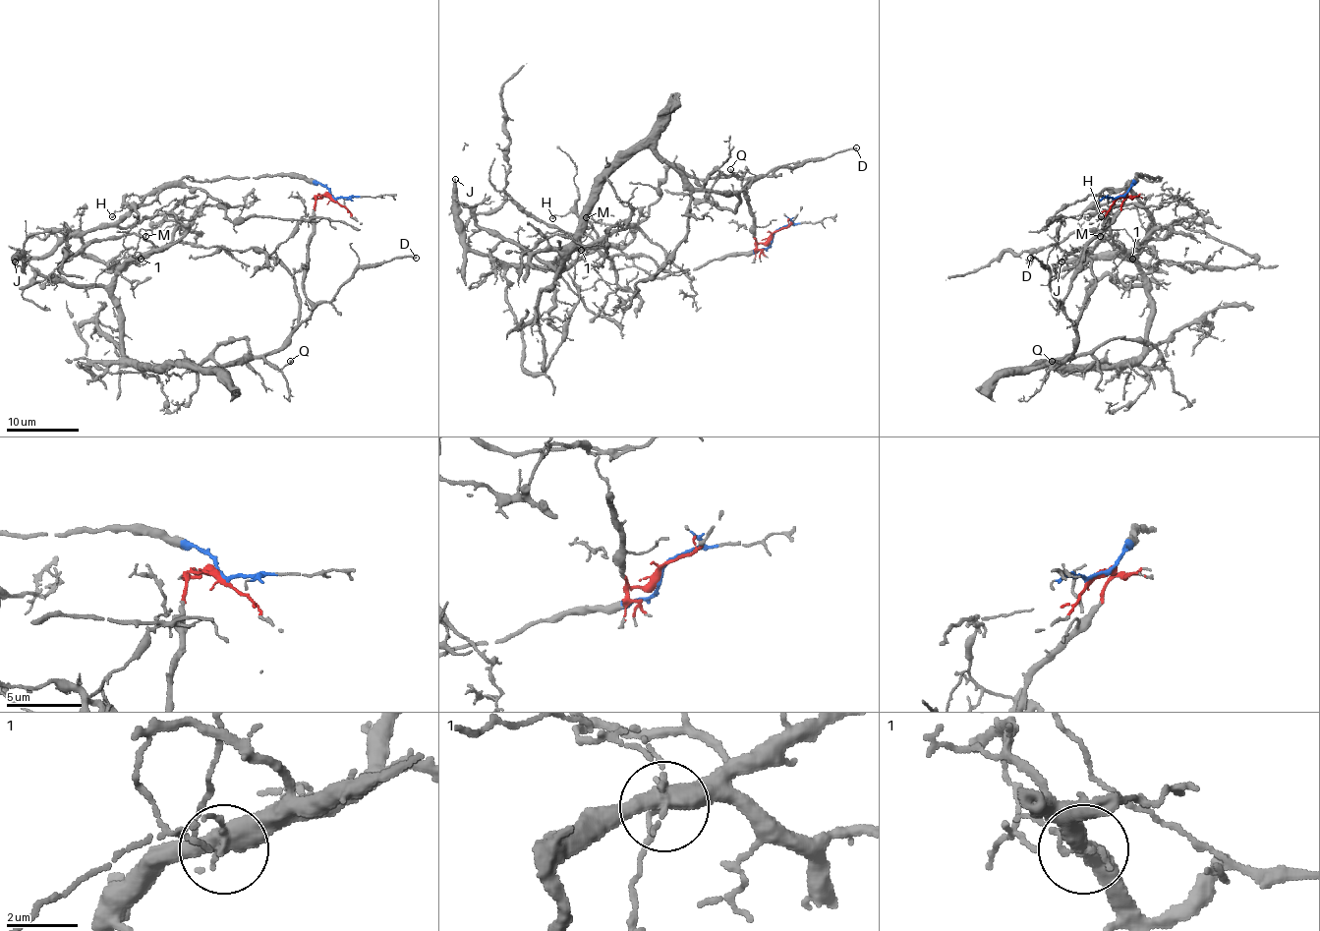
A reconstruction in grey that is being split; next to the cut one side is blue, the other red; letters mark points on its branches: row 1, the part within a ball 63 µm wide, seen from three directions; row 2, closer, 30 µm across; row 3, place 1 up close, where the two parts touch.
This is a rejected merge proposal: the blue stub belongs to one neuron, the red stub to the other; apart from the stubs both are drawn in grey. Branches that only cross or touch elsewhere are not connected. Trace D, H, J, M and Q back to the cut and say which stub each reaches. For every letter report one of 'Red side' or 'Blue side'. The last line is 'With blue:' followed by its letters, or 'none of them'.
D: Red side
H: Blue side
J: Blue side
M: Red side
Q: Red side
With blue: H, J

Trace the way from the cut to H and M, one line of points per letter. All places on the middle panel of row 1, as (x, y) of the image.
H: (772, 237), (759, 251), (713, 259), (653, 278), (618, 250), (602, 244), (585, 218), (566, 213), (551, 218)
M: (772, 237), (754, 239), (752, 181), (693, 188), (650, 148), (604, 181), (553, 265), (594, 240), (586, 217)

